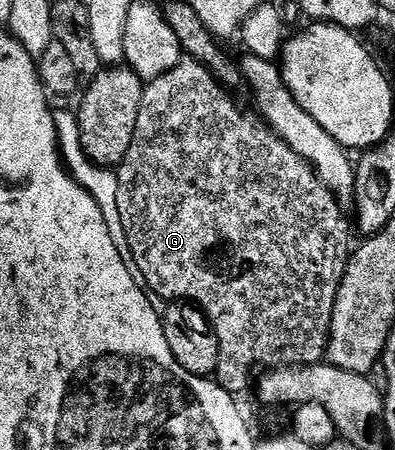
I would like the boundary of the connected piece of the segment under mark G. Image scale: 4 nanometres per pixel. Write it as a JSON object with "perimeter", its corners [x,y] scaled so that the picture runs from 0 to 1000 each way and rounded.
{"perimeter":[[[463,129],[441,151],[423,156],[423,164],[375,180],[362,227],[352,236],[352,271],[342,271],[342,298],[332,307],[332,333],[322,333],[322,351],[311,351],[291,380],[301,404],[301,504],[316,513],[316,533],[327,540],[324,567],[332,571],[334,593],[390,660],[410,658],[410,669],[418,671],[486,671],[516,693],[554,760],[544,849],[565,867],[608,876],[628,862],[633,869],[646,844],[641,818],[767,818],[775,809],[808,809],[825,798],[848,653],[889,567],[889,498],[886,491],[884,498],[873,491],[873,480],[863,473],[871,471],[866,456],[856,453],[833,420],[815,413],[813,398],[792,384],[780,356],[747,342],[747,333],[727,324],[727,316],[709,311],[668,267],[648,256],[628,258],[580,216],[580,204],[582,198],[547,178],[516,142],[476,129]]]}

